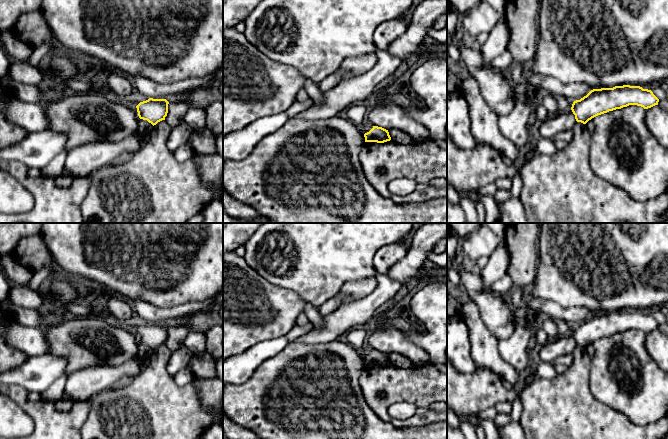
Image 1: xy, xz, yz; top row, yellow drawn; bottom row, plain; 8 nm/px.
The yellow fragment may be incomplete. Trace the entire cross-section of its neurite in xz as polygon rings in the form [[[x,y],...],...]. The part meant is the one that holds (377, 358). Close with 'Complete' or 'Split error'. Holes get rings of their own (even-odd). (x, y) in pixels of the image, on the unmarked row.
[[[373,350],[373,352],[364,358],[365,366],[384,367],[391,364],[388,354]]]. Complete

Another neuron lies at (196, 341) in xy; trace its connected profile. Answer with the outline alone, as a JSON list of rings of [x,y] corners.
[[[192,332],[182,341],[182,346],[194,353],[201,353],[206,349],[206,336],[204,332]]]

